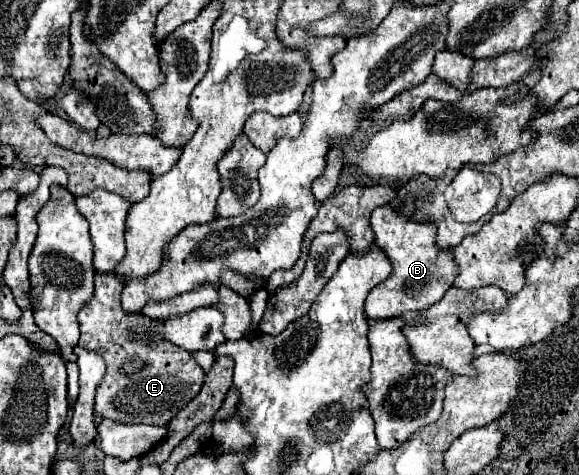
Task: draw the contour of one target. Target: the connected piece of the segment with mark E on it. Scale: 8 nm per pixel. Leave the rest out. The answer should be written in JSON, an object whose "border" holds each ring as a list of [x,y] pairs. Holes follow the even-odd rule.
{"border":[[[96,274],[94,286],[96,286],[96,290],[94,290],[92,300],[88,304],[84,304],[78,314],[80,332],[82,332],[78,346],[100,354],[106,362],[106,378],[100,382],[100,386],[96,390],[96,414],[100,418],[110,418],[120,424],[152,424],[152,426],[168,424],[190,400],[194,400],[198,396],[198,392],[204,384],[202,368],[194,362],[194,358],[186,350],[154,336],[152,334],[152,326],[154,326],[152,318],[148,318],[144,314],[122,312],[120,292],[122,292],[124,284],[120,278],[116,278],[116,274],[104,274],[104,276]],[[134,332],[140,332],[140,338],[134,338]],[[126,360],[140,360],[144,366],[142,366],[142,370],[138,370],[134,374],[126,374],[124,372]]]}

